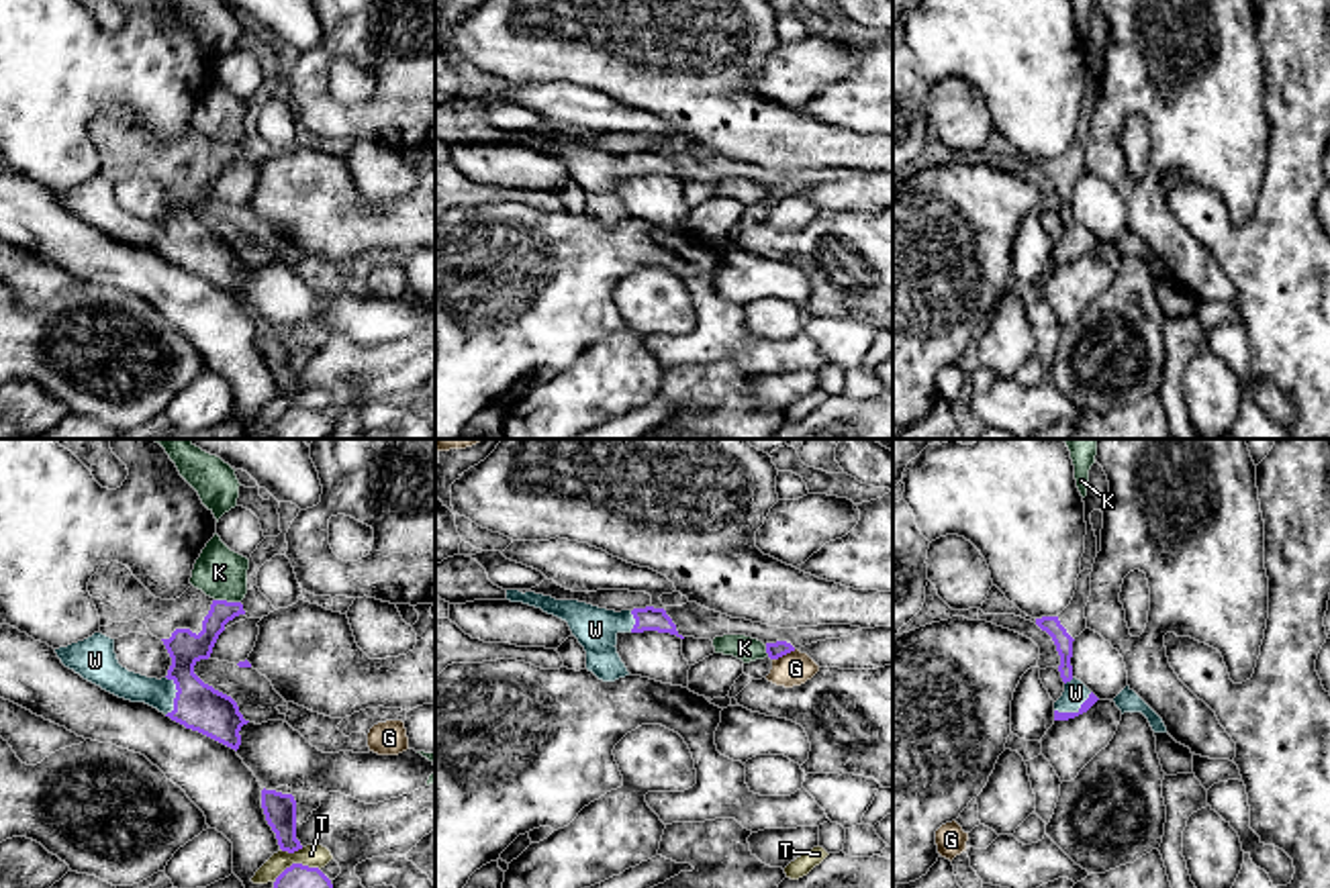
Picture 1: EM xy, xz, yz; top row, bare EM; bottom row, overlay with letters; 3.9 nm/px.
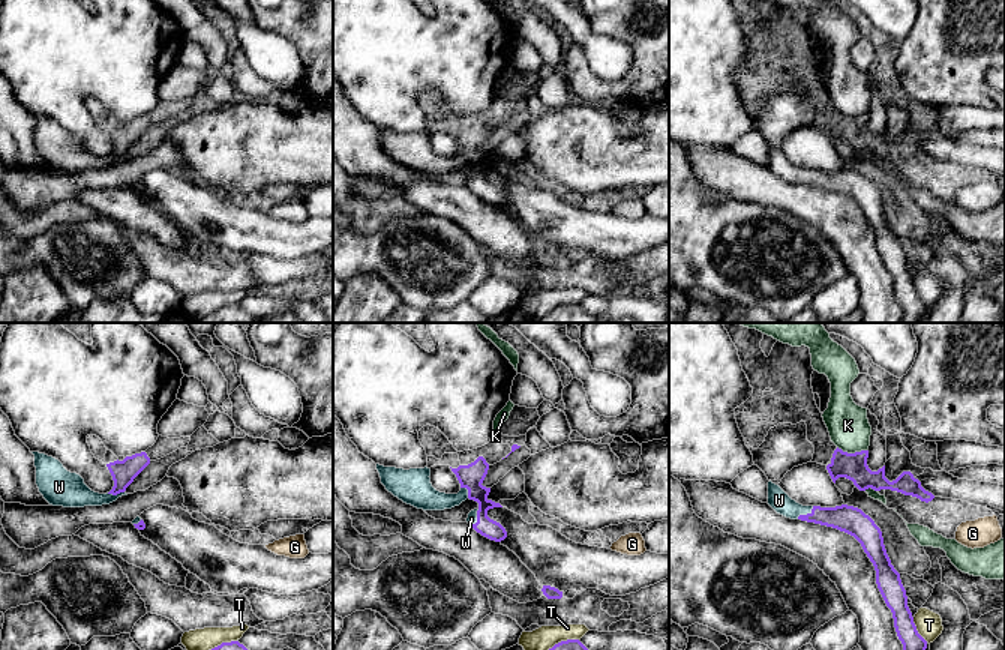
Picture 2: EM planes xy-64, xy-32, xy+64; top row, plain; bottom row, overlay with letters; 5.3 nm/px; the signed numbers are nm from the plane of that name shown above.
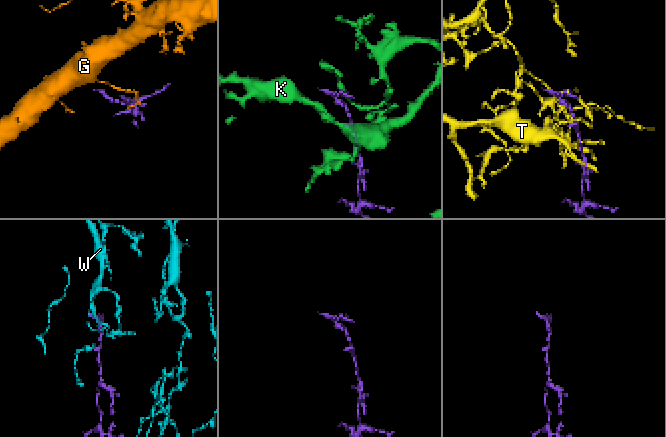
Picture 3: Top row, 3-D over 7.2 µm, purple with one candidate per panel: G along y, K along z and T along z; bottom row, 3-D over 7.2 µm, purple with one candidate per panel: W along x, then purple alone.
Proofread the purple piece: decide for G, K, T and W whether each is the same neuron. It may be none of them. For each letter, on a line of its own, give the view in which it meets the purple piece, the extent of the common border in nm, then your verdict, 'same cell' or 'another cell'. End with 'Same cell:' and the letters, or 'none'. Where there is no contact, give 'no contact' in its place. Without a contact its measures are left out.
G: xz | 100 nm | another cell
K: xy | 110 nm | another cell
T: xy | 100 nm | another cell
W: xy | 160 nm | same cell
Same cell: W

